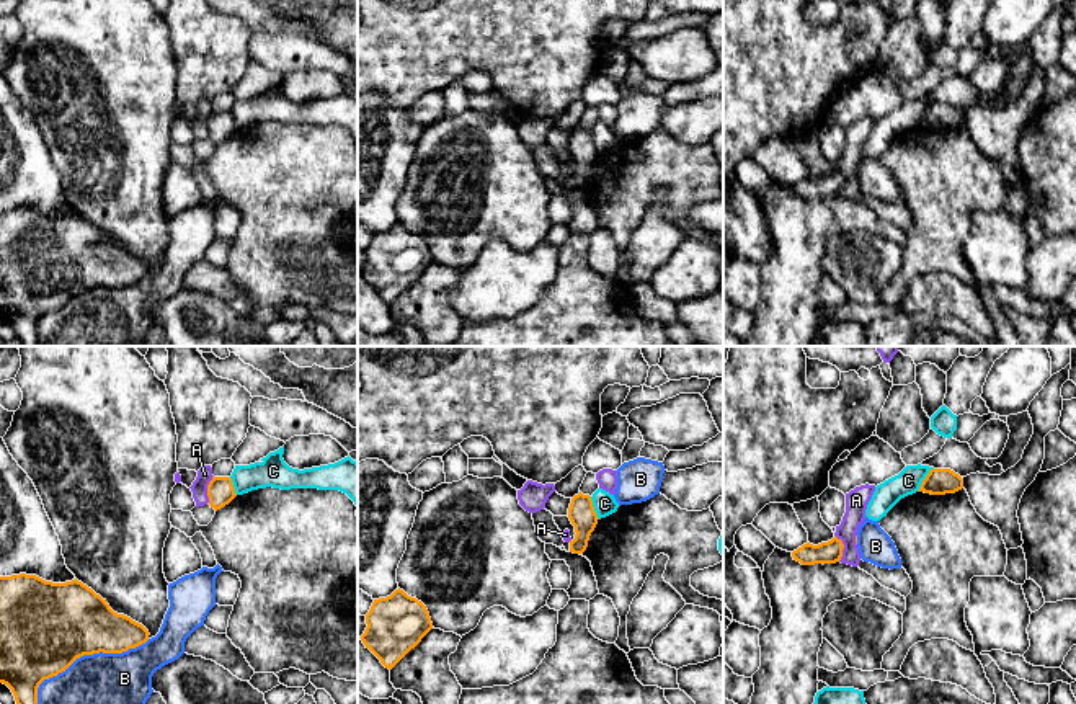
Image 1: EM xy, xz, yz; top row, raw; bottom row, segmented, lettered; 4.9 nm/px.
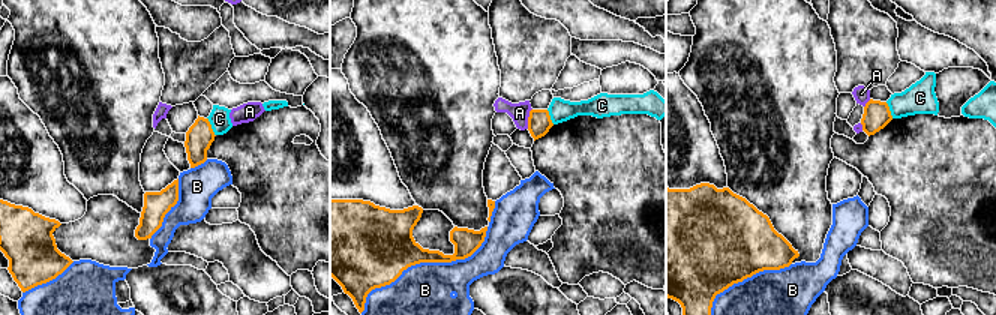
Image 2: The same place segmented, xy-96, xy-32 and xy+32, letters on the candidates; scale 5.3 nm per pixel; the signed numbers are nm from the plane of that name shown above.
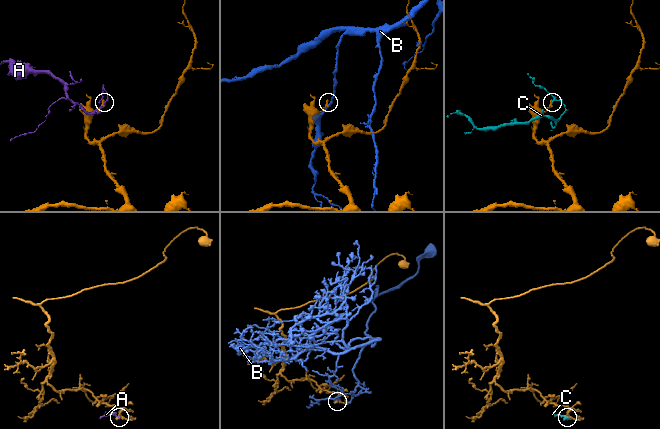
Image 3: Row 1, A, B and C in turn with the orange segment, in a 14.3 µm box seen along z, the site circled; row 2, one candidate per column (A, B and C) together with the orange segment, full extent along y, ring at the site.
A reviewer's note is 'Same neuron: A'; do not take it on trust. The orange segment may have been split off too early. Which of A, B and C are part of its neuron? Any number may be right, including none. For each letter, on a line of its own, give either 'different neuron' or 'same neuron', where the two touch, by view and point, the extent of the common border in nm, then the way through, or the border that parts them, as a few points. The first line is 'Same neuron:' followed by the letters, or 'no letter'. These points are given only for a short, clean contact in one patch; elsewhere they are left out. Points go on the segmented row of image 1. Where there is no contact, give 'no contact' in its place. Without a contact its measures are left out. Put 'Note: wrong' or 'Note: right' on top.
Note: wrong
Same neuron: no letter
A: different neuron; meets orange in yz at (843, 548); contact 140 nm long
B: different neuron; meets orange in xy at (85, 654); contact 650 nm long
C: different neuron; meets orange in yz at (924, 479); contact 150 nm long; border along yz (933, 467), (916, 490)

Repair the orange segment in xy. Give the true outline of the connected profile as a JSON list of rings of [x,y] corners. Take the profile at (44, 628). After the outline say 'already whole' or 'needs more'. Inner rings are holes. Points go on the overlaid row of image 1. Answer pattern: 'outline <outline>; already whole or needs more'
outline [[[26,573],[0,577],[0,683],[11,689],[16,704],[38,704],[39,684],[65,671],[77,658],[122,653],[145,644],[149,635],[142,624],[114,613],[77,578],[52,583]]]; already whole

